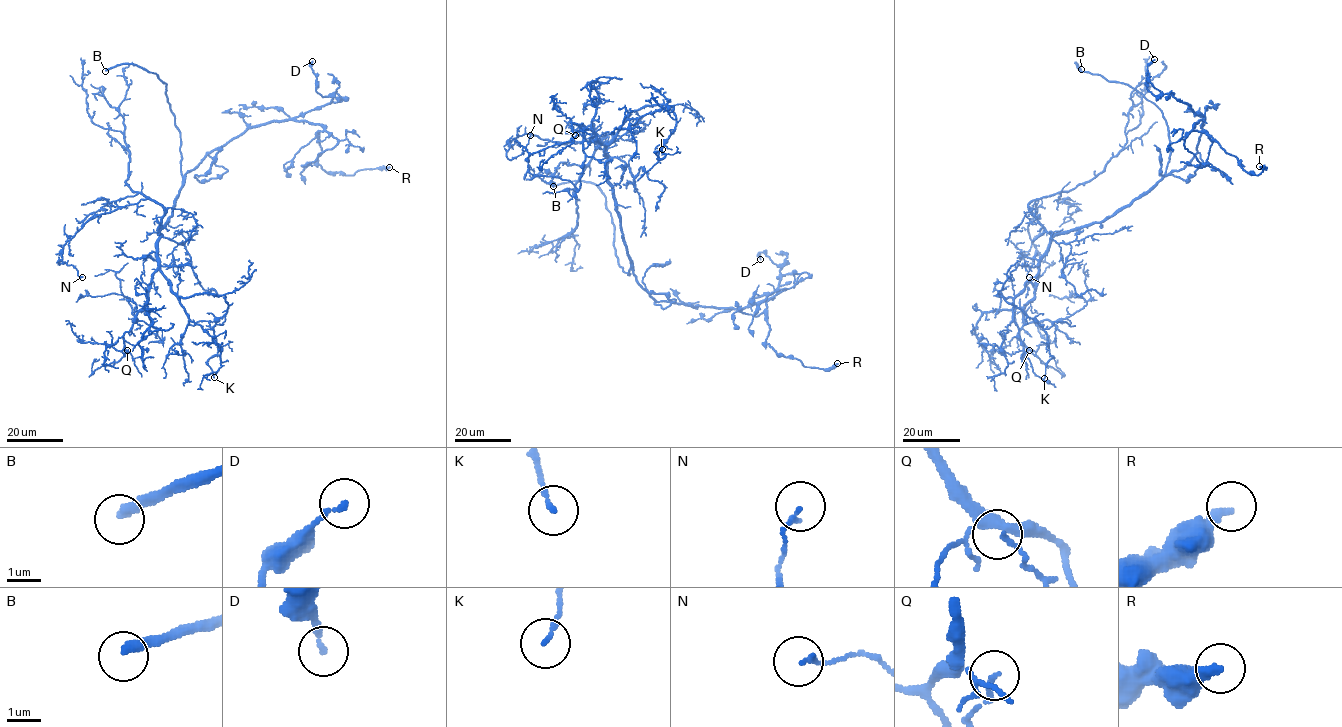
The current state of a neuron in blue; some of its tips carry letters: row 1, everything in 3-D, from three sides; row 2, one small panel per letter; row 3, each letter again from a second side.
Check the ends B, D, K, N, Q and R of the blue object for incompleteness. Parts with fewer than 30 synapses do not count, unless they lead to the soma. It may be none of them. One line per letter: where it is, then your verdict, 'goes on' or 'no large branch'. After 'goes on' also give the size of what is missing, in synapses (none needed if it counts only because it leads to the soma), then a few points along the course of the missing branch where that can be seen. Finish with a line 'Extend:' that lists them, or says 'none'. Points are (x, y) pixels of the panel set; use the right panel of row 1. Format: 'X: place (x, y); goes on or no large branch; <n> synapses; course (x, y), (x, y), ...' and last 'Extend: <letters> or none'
B: place (1081, 69); goes on
D: place (1154, 59); no large branch
K: place (1044, 378); no large branch
N: place (1029, 277); no large branch
Q: place (1029, 350); no large branch
R: place (1259, 166); no large branch
Extend: B

